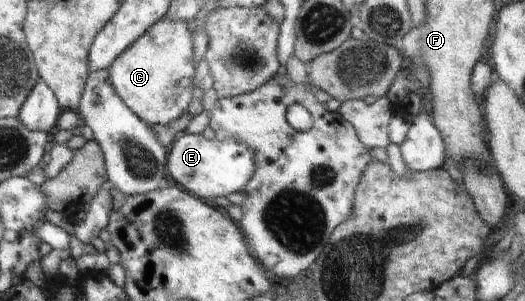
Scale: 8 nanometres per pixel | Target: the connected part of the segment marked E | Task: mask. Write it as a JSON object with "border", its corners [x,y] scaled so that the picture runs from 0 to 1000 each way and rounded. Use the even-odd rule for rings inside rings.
{"border":[[[350,439],[320,492],[318,565],[335,608],[343,611],[343,621],[354,625],[358,638],[377,651],[381,664],[425,681],[436,648],[457,638],[465,625],[465,611],[472,611],[480,598],[488,565],[488,505],[484,488],[476,492],[453,465],[450,472],[446,465],[415,465],[415,452],[392,458],[385,445]]]}

